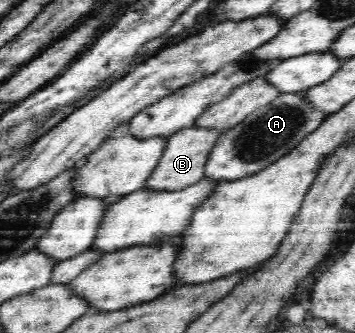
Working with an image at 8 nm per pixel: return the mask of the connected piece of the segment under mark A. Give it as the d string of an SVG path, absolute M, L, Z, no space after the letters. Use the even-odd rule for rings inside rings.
M300 93L280 94L270 104L261 106L242 122L235 124L234 128L219 134L207 157L205 177L216 182L232 181L260 172L291 152L327 116L328 113L312 107Z

